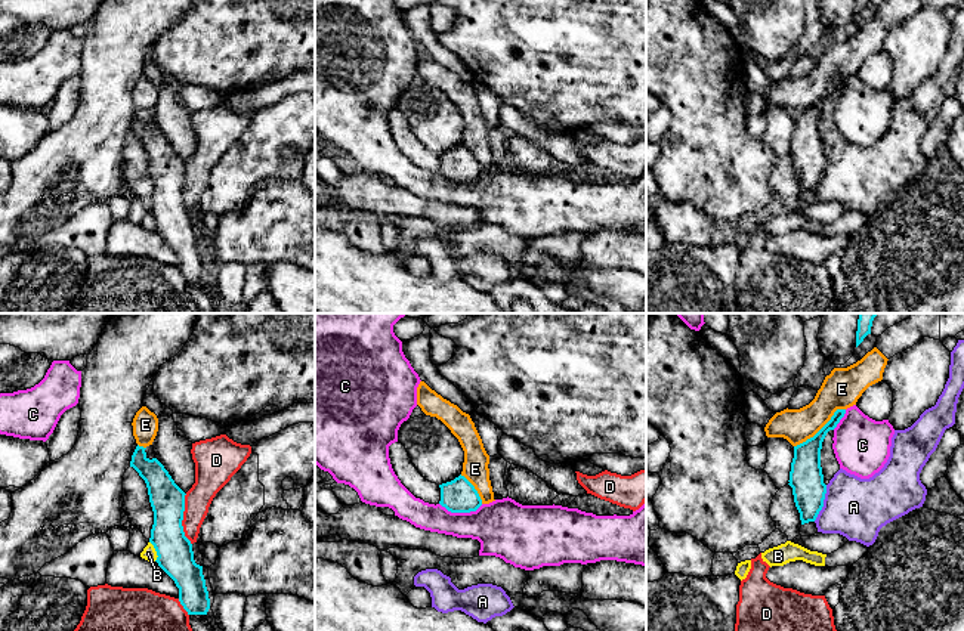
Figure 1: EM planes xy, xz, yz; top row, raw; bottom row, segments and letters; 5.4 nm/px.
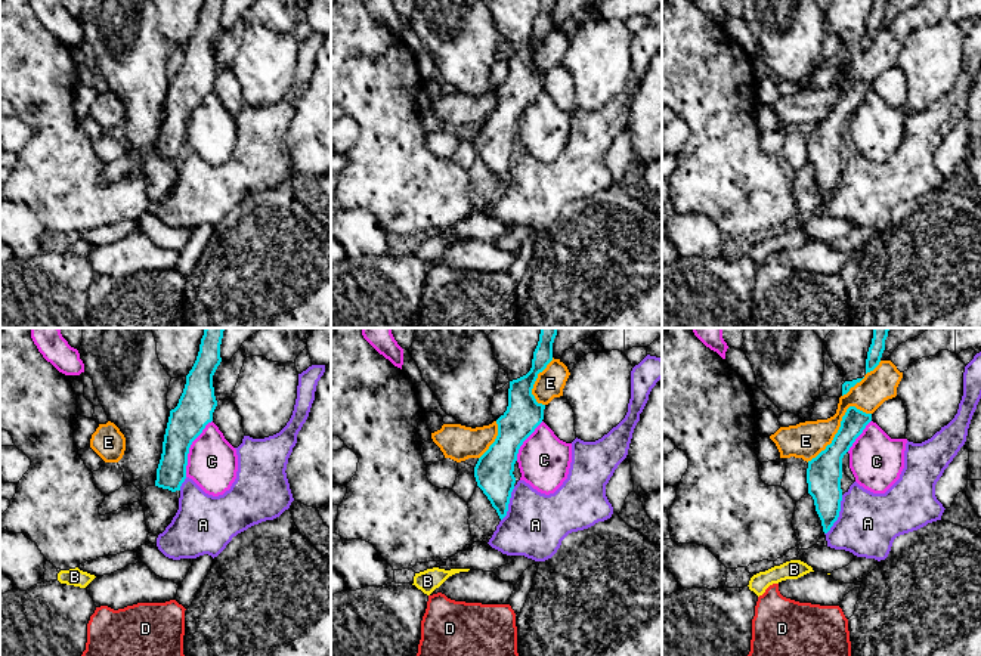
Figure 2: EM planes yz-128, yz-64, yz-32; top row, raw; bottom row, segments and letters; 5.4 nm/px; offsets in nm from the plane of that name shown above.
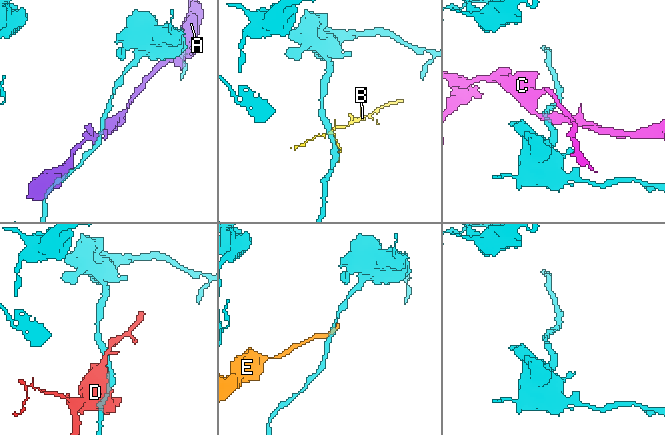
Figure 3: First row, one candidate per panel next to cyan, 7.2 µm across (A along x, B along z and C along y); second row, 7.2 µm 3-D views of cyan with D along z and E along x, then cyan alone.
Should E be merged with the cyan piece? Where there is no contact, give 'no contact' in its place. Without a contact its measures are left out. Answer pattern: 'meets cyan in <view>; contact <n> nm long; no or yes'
meets cyan in yz; contact 360 nm long; no

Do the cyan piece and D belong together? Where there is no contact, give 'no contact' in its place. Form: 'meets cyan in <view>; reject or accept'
meets cyan in xy; reject

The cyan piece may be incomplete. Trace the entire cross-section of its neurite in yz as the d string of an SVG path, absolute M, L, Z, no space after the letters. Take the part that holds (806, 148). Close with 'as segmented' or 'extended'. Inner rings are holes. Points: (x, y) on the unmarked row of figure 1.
M837 78L813 106L794 115L788 154L792 157L801 194L815 191L824 176L826 154L821 136L822 111L826 102L837 96L844 83L846 78Z; as segmented

